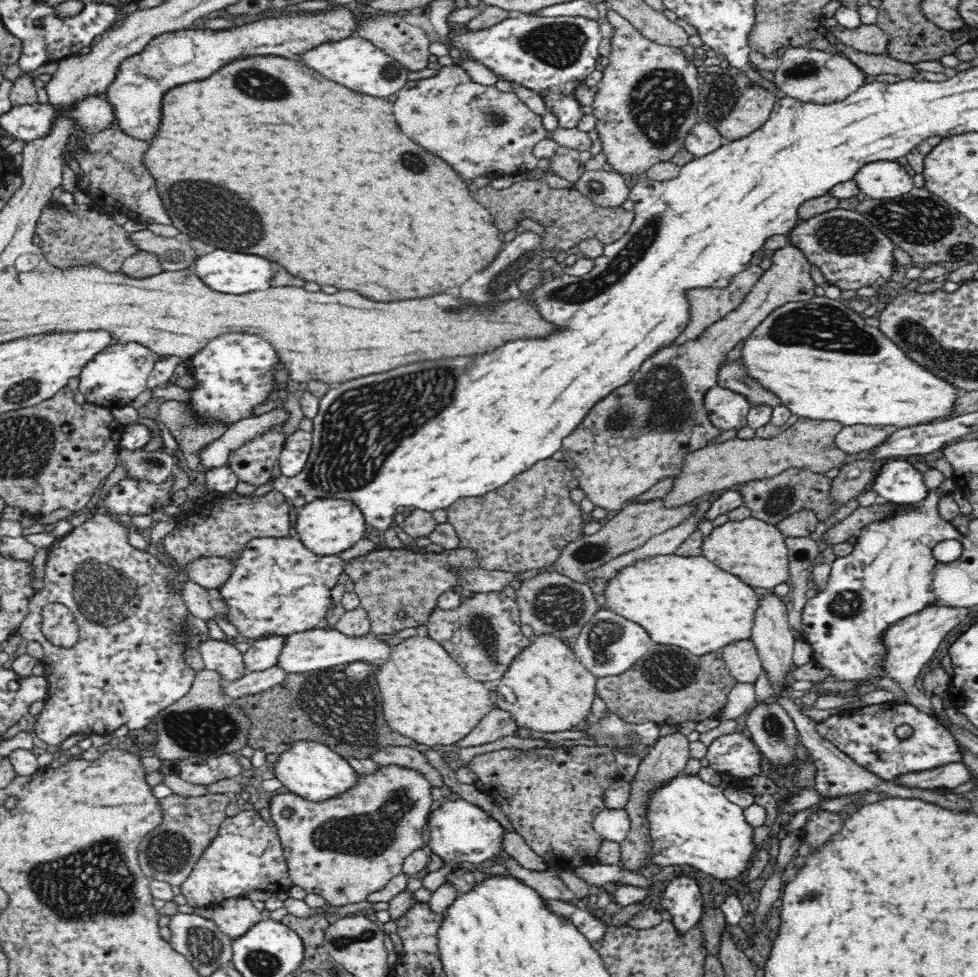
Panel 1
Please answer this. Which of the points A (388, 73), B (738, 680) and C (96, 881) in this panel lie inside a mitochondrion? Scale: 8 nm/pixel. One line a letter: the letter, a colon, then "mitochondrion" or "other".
A: mitochondrion
B: other
C: mitochondrion

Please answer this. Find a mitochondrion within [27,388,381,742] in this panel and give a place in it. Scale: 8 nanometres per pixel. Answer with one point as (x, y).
(105, 596)

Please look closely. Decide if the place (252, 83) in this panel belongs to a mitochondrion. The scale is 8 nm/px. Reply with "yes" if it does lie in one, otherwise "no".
yes

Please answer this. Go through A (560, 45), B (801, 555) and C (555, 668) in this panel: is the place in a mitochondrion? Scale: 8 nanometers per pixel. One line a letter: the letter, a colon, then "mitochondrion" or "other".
A: mitochondrion
B: other
C: other

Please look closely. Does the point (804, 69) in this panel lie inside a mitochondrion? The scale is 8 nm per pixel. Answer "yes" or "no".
yes

